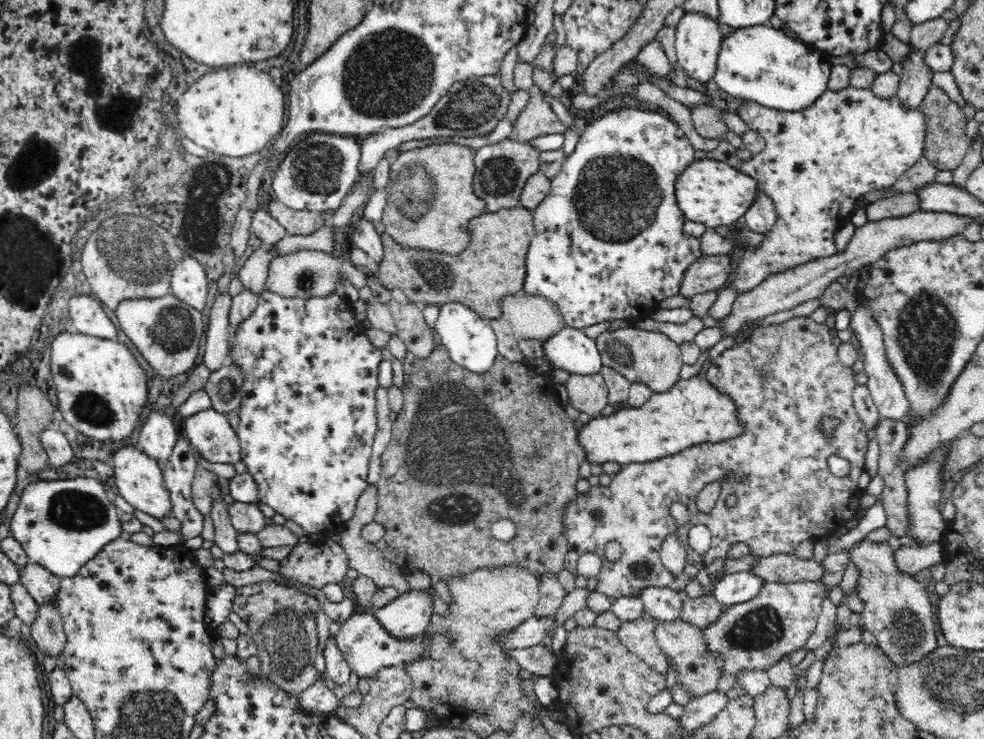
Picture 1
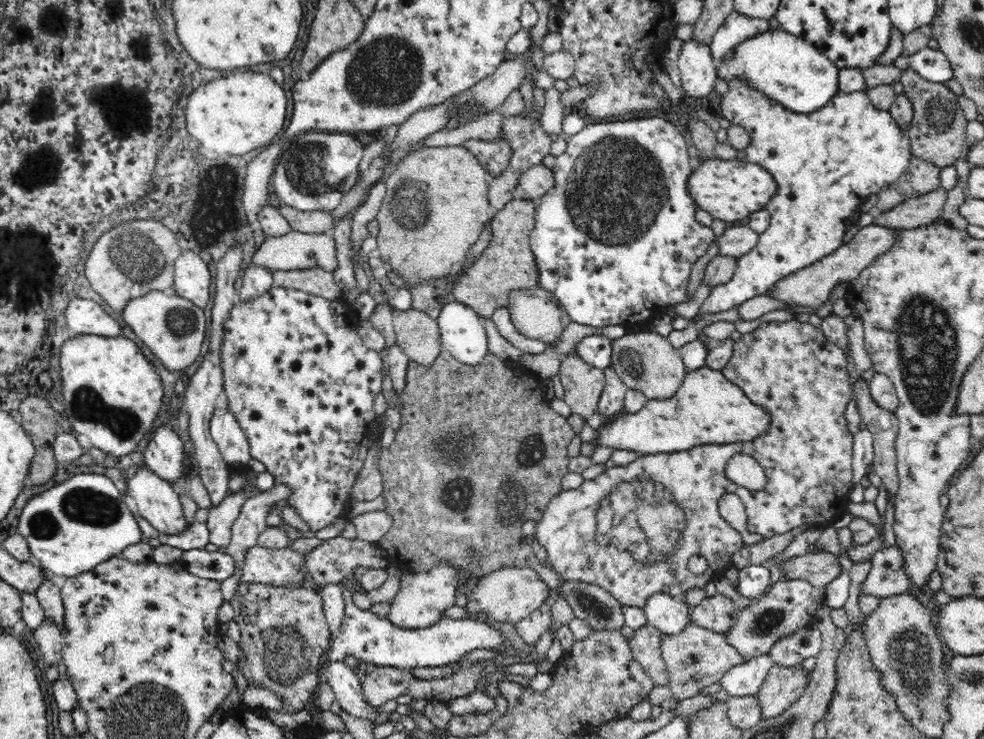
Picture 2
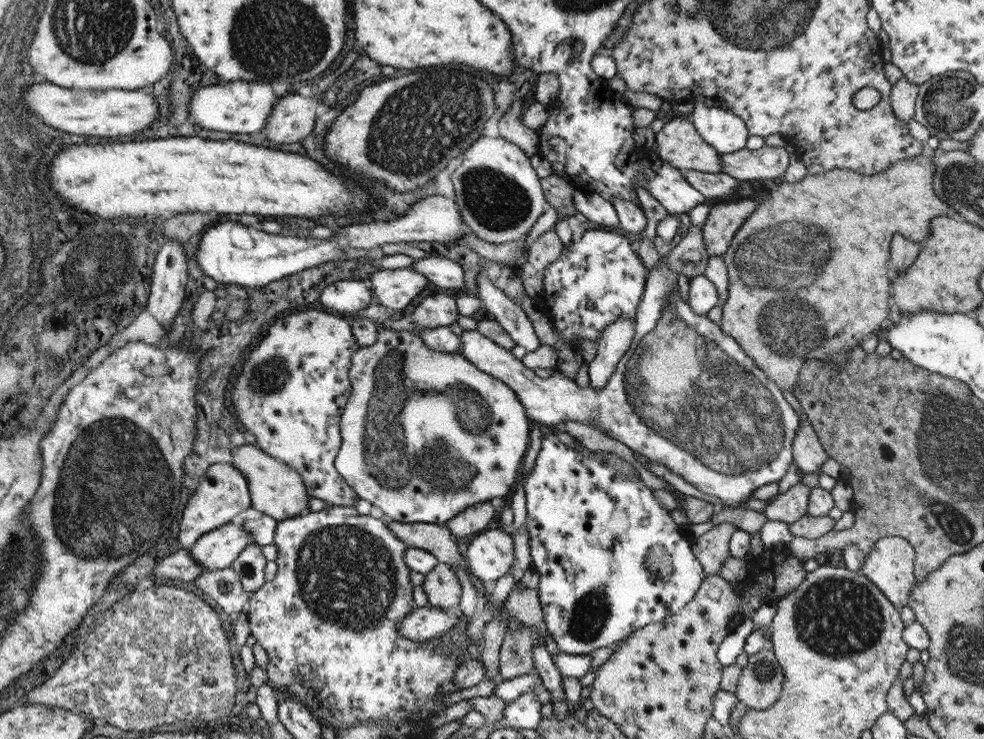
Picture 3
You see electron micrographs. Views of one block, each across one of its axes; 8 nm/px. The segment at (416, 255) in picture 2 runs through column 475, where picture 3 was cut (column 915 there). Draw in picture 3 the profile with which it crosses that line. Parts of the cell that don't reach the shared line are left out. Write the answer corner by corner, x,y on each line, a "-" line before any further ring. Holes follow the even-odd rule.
923,148
921,154
917,154
913,158
899,158
897,162
891,162
887,168
883,168
881,172
875,172
875,174
863,174
853,168
831,168
829,172
821,172
821,174
805,174
797,182
783,180
783,182
771,186
771,192
765,196
765,200
761,200
755,206
755,210
749,214
749,218
745,218
741,228
735,232
733,240
729,242
727,252
723,254
723,262
727,266
727,274
729,274
729,294
723,302
723,318
721,318
719,328
727,336
735,338
735,342
745,350
745,354
751,356
753,362
763,372
767,372
767,376
781,390
783,388
791,390
791,386
797,382
795,374
799,374
805,360
831,356
833,360
841,362
847,358
847,346
861,344
861,340
869,338
875,330
879,330
887,322
887,296
891,296
891,278
887,278
889,276
887,260
889,260
889,242
891,242
893,234
899,232
903,238
925,246
925,242
931,234
929,222
933,218
941,218
941,216
957,218
957,214
949,208
949,204
943,202
941,198
937,198
937,194
933,192
933,180
935,180
935,172
937,172
937,164
933,158
935,158
935,152
929,148
-
829,238
831,238
831,250
829,250
-
837,270
839,272
843,270
845,276
837,278

